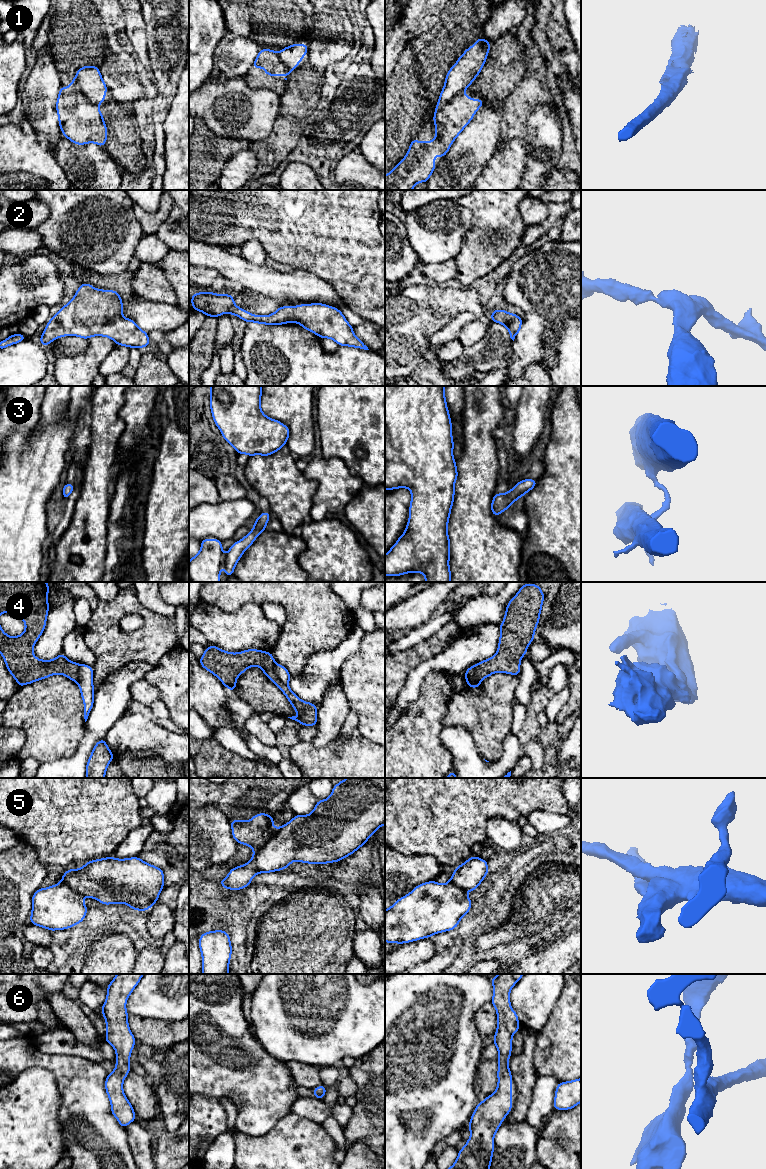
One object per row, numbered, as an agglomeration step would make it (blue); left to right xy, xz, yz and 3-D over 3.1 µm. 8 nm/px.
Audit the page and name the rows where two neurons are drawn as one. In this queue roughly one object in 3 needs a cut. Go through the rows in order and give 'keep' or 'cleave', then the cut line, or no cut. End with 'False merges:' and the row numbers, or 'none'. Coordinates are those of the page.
1: cleave | xy (75, 78), (80, 89), (96, 104)
2: keep | no cut
3: cleave | yz (512, 488), (515, 493), (524, 494)
4: cleave | xz (275, 664), (275, 677), (287, 685)
5: cleave | xz (278, 828), (276, 833), (254, 853)
6: keep | no cut
False merges: 1, 3, 4, 5

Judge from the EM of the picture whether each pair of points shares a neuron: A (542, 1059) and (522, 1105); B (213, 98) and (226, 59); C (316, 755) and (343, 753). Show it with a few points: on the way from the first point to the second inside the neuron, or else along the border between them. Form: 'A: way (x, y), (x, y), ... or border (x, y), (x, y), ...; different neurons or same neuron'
A: border (534, 1049), (534, 1070), (538, 1075); different neurons
B: border (221, 75), (227, 78), (243, 77); different neurons
C: way (323, 755), (336, 754); same neuron

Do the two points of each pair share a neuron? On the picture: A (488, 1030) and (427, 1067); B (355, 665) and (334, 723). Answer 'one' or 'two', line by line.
A: two
B: two

